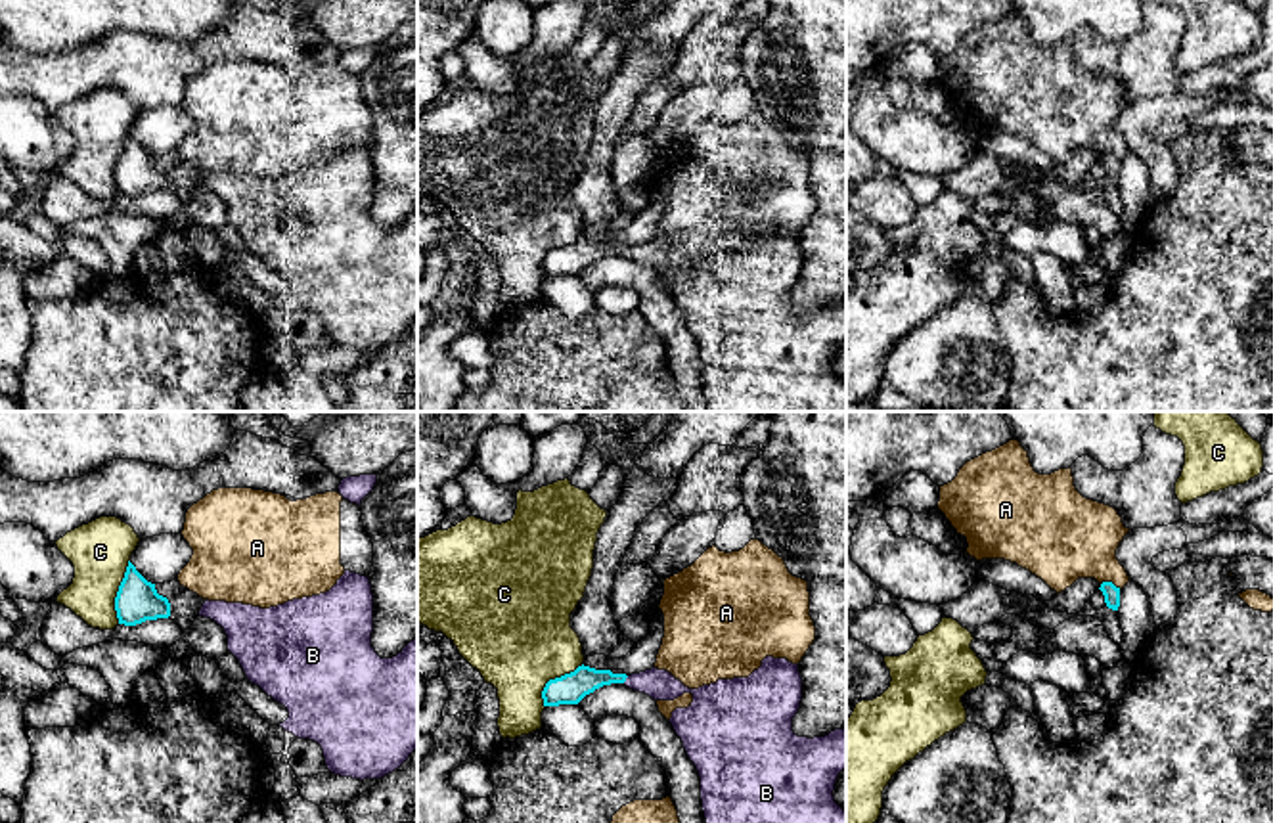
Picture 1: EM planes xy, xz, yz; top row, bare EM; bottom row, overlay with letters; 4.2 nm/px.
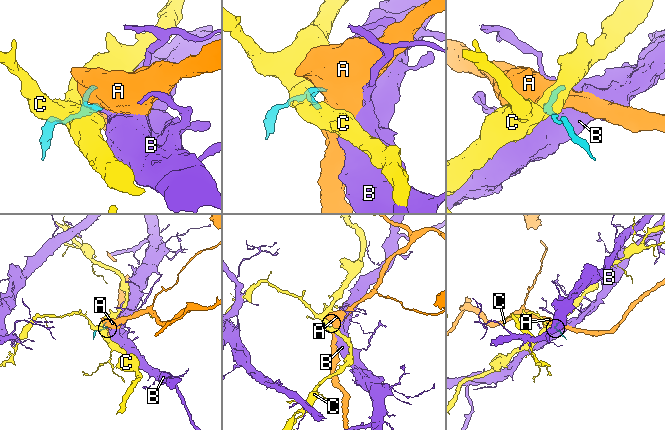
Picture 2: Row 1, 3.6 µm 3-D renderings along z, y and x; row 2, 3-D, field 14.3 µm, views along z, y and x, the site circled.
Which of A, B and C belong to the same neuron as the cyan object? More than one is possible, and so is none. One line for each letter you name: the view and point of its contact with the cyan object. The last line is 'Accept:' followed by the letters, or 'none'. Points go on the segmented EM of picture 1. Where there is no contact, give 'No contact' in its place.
B: Touches cyan at xz (625, 680)
Accept: B

